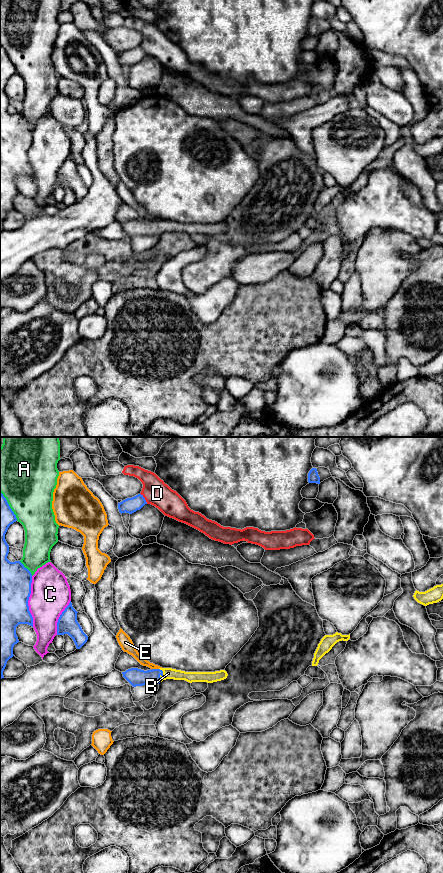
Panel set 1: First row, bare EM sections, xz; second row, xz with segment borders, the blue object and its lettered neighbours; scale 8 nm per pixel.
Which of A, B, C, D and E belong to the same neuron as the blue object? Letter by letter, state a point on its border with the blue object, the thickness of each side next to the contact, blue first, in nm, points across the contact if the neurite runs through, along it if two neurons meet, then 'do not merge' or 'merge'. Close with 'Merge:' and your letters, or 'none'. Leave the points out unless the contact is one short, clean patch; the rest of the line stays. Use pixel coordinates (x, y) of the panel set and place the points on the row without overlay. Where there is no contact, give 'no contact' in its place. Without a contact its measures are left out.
A: contact xz (26, 120); calibres 460 and 240 nm; do not merge
B: contact xz (162, 227); calibres 140 and 100 nm; way xz (136, 229), (162, 227), (168, 225); merge
C: contact xz (27, 153); calibres 480 and 320 nm; do not merge
D: contact xz (144, 50); calibres 130 and 200 nm; do not merge
E: contact xz (155, 221); calibres 140 and 70 nm; do not merge
Merge: B

